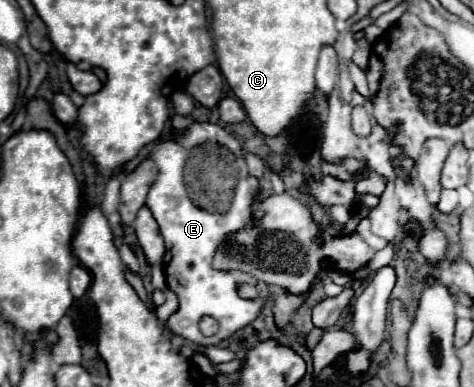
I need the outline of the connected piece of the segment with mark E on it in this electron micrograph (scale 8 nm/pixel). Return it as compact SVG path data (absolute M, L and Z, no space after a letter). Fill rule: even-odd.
M205 122L205 124L193 124L179 138L171 138L171 134L169 136L163 136L157 142L157 146L153 148L151 160L157 164L159 174L157 174L157 180L151 186L149 194L147 194L145 206L151 210L155 222L159 224L161 236L165 238L165 248L167 248L165 250L165 258L163 258L165 282L167 282L169 290L173 290L177 294L177 298L179 298L179 308L167 320L167 328L171 332L183 336L185 340L193 342L193 344L199 344L199 346L215 346L221 340L229 338L233 332L237 332L237 330L245 328L247 324L251 324L261 314L261 310L263 310L263 306L265 306L265 302L269 298L269 286L265 282L255 280L251 274L243 274L241 270L215 270L215 268L211 268L215 250L219 248L219 244L223 242L223 238L227 238L227 234L235 234L235 232L243 230L245 226L249 226L253 222L253 210L251 208L257 202L259 182L255 178L251 178L249 172L247 172L247 164L245 164L245 156L243 156L243 150L241 150L239 140L233 134L229 134L227 130L223 130L221 126L209 124L209 122ZM217 158L219 158L219 168L217 168L219 170L217 172L219 174L219 182L217 184L215 184L215 180L207 182L211 188L203 188L205 190L205 200L203 200L203 190L201 190L201 184L203 182L197 182L193 186L193 192L197 192L197 194L193 194L195 196L193 198L191 196L191 188L189 188L189 176L191 176L191 172L207 172L207 162L213 168ZM239 282L253 282L259 288L259 298L257 300L243 300L243 298L239 298L239 294L237 294L237 284ZM201 316L213 316L219 322L219 332L215 336L207 338L207 336L201 334L201 330L197 326L199 320L201 320Z

